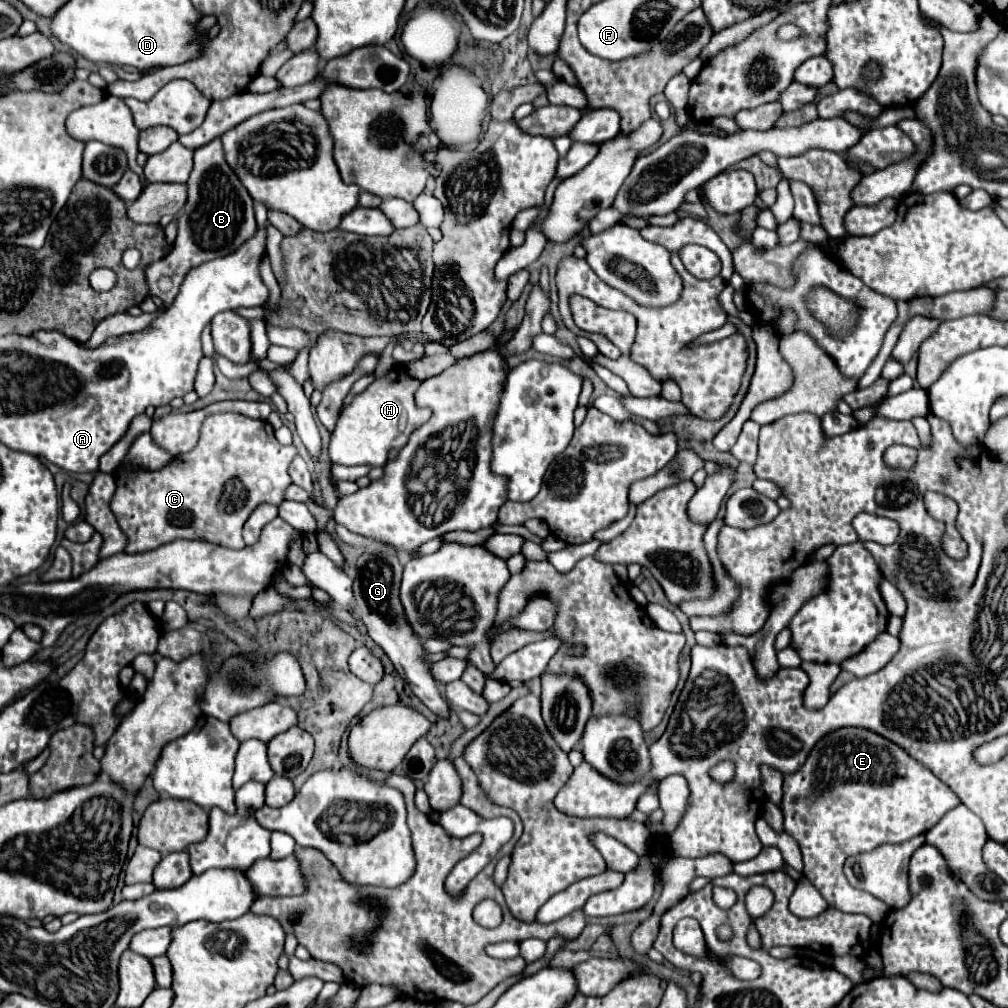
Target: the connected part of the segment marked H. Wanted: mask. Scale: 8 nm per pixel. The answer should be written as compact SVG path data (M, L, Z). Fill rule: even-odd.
M394 367L388 375L370 383L354 401L340 413L338 423L330 435L328 455L340 465L370 465L382 467L390 449L400 449L414 427L420 427L430 417L430 411L418 409L414 403L414 391L420 381L406 375L404 367Z

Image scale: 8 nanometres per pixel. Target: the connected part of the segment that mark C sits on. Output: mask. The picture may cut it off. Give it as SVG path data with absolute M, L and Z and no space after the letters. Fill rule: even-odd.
M218 413L204 421L198 445L192 451L174 457L166 467L158 471L138 471L134 467L120 465L114 471L118 489L110 507L118 519L120 529L128 535L126 553L144 553L174 539L198 539L222 547L242 549L242 525L250 513L262 503L282 503L282 491L292 483L288 465L296 453L298 451L294 445L278 443L268 421L250 419L238 413Z

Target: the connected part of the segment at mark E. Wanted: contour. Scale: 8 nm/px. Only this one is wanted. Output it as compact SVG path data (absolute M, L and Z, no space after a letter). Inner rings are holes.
M838 729L816 743L800 771L784 777L784 797L780 809L784 813L784 831L800 845L804 875L818 887L828 905L848 913L864 913L878 923L888 913L886 903L866 891L854 889L842 871L844 861L850 855L866 853L878 845L904 843L916 835L922 835L956 805L960 805L958 795L892 741L866 729Z

